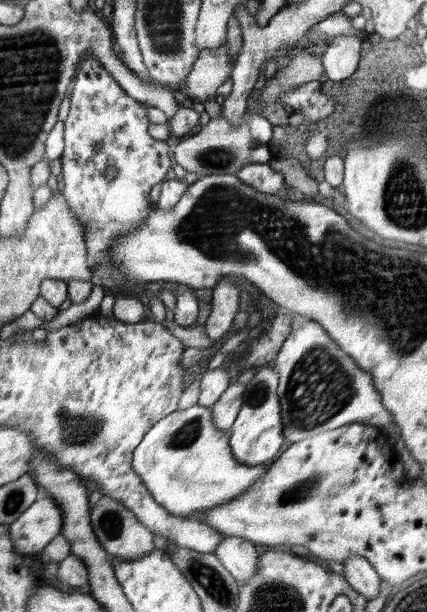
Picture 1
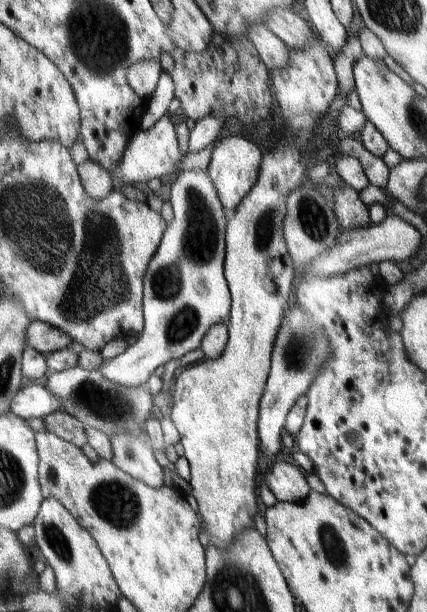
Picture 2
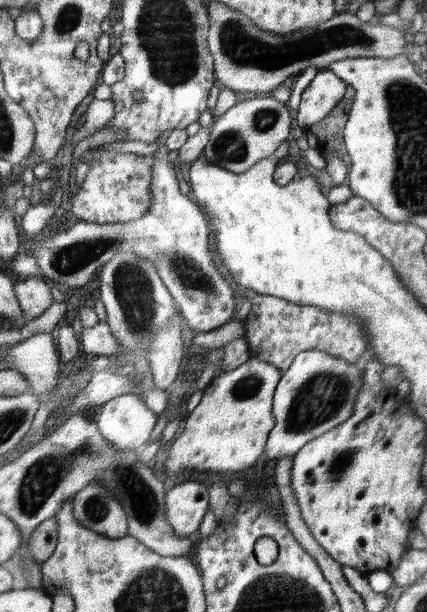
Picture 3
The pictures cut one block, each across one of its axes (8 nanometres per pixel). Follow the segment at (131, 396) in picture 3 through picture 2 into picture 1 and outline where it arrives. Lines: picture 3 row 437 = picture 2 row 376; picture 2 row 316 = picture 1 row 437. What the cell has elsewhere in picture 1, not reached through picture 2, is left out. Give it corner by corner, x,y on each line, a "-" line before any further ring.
196,403
192,408
187,410
176,410
168,416
159,420
156,424
152,425
152,428
148,429
148,432
143,436
141,443
133,450
133,459
131,462
134,472
140,476
142,482
146,485
146,488
150,491
150,494
153,496
153,499
160,504
161,507
164,507
170,514
174,516
188,517
188,518
197,518
198,515
203,514
209,508
213,506
228,502
232,500
237,494
242,494
242,492
247,491
252,484
254,484
261,476
264,476
264,473
269,469
265,464
260,464
258,466
248,466
246,464
240,464
231,453
231,448
229,445
230,438
230,429
229,430
218,430
215,427
215,424
212,420
212,410
210,407
202,407

